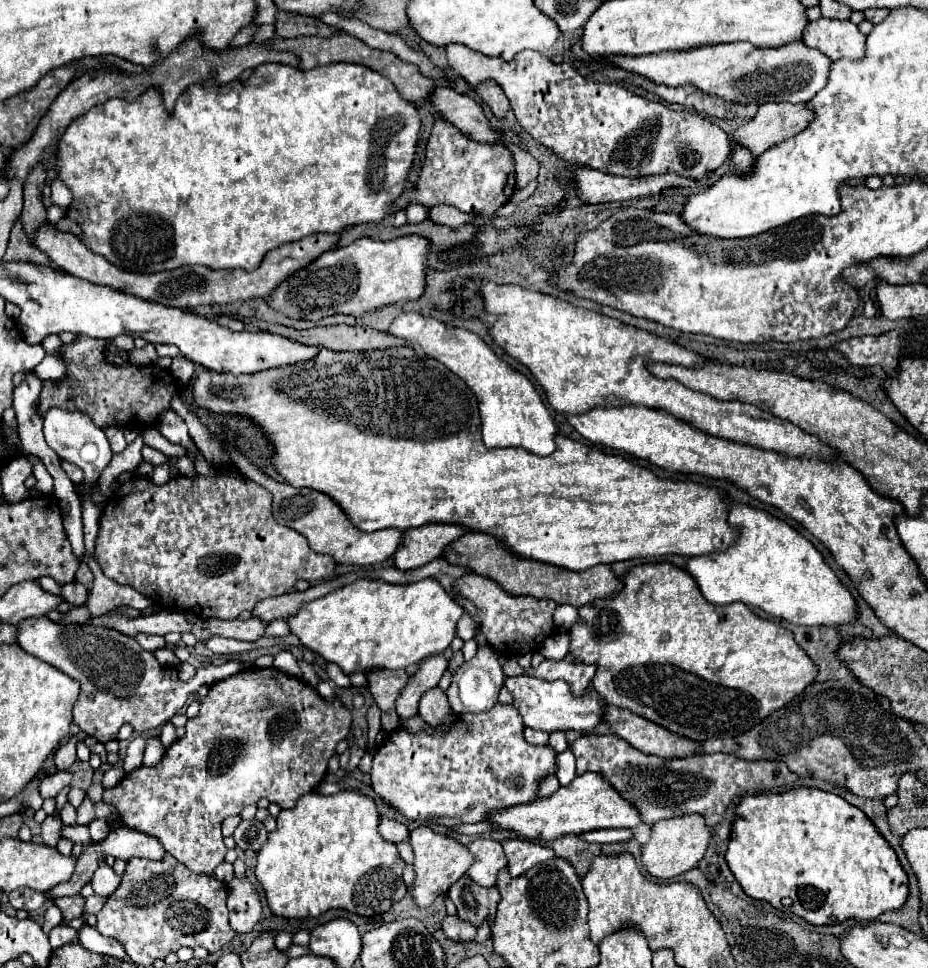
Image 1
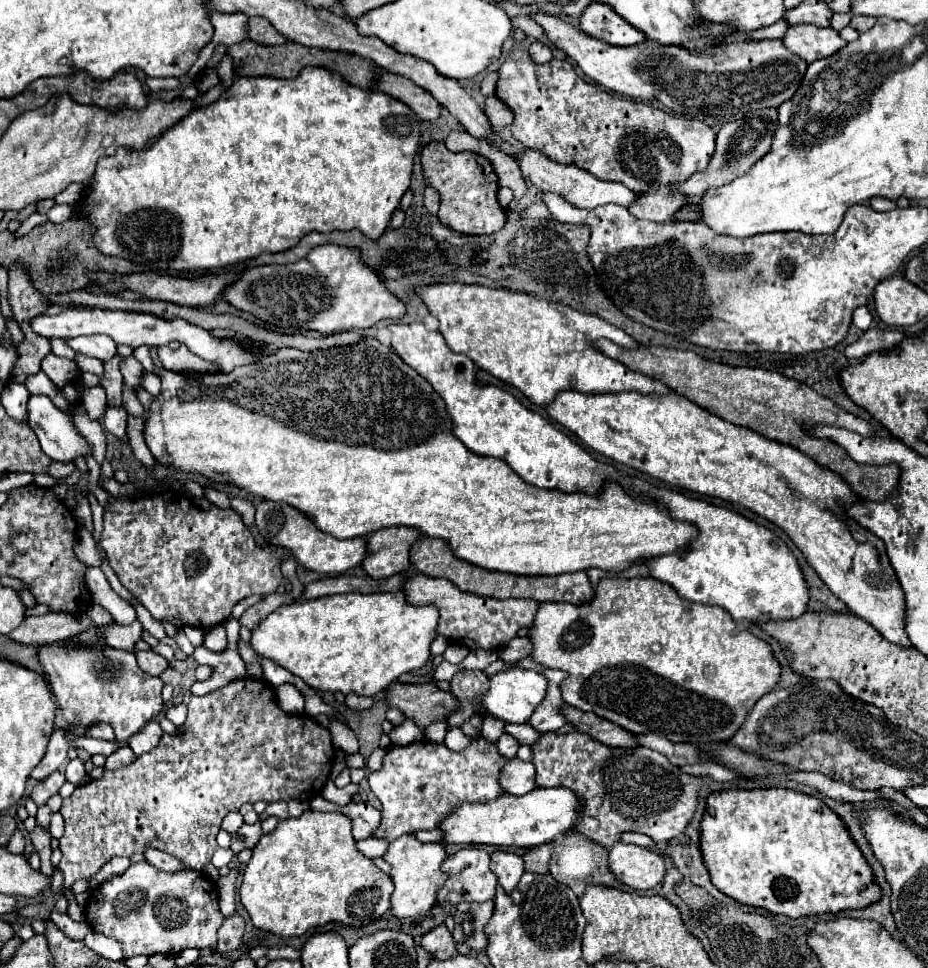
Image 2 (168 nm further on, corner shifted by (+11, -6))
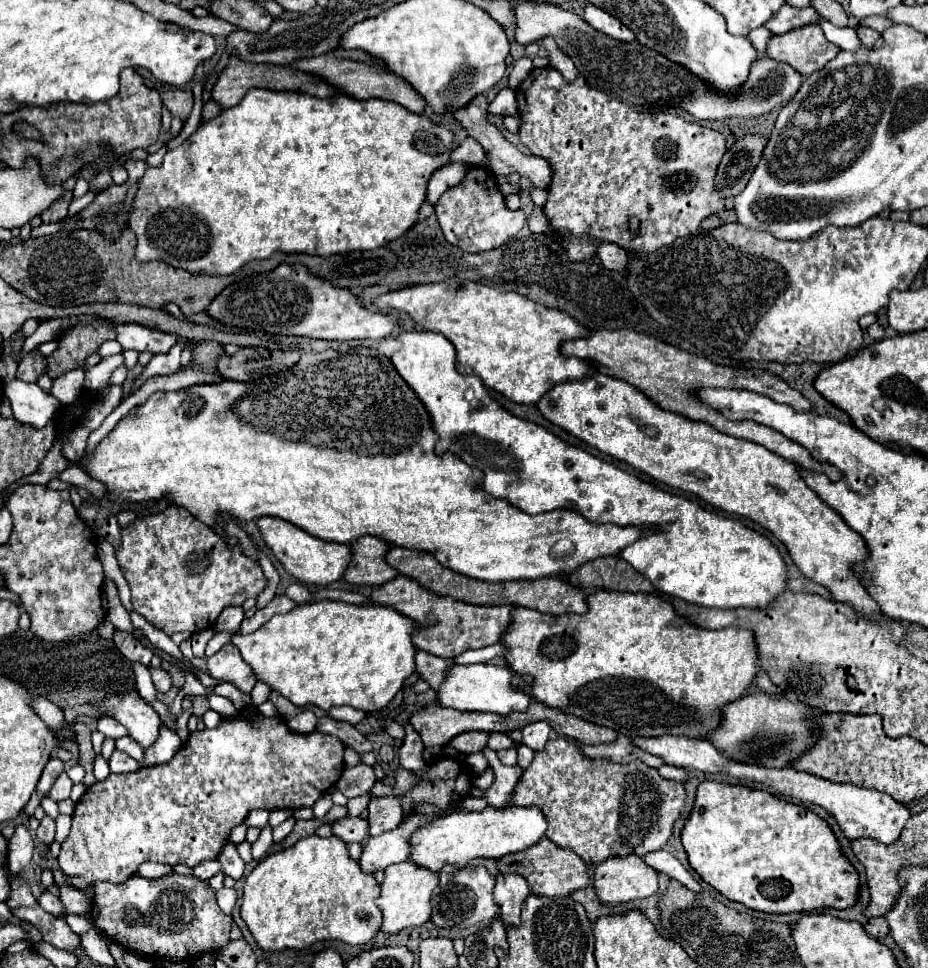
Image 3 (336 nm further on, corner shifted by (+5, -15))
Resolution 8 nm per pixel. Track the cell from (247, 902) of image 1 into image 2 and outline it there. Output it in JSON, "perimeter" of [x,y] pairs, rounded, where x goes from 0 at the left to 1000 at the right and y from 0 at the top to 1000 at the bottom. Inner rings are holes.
{"perimeter":[[[252,942],[250,946],[246,946],[237,961],[235,961],[235,977],[233,977],[233,983],[250,983],[259,977],[261,973],[261,965],[263,965],[263,948]]]}

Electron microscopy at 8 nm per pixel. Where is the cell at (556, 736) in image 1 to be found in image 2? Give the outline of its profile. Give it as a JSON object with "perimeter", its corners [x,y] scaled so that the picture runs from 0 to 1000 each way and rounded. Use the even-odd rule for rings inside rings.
{"perimeter":[[[545,748],[545,756],[552,758],[560,769],[569,771],[573,771],[575,767],[580,767],[580,762],[584,762],[584,756],[575,754],[571,748]]]}

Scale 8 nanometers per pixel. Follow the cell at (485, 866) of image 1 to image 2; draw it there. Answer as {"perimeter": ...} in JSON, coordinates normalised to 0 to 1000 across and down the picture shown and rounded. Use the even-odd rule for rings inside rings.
{"perimeter":[[[498,876],[478,888],[476,899],[483,903],[483,909],[472,921],[472,934],[491,936],[494,932],[524,932],[532,928],[534,903],[528,899],[528,882],[524,878]]]}

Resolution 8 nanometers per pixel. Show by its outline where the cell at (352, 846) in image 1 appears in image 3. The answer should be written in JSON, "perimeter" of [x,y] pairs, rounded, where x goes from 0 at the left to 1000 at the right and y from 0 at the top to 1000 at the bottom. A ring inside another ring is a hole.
{"perimeter":[[[334,863],[323,867],[319,873],[287,883],[274,900],[263,910],[263,927],[259,935],[259,947],[267,956],[272,968],[284,982],[302,982],[302,980],[328,980],[341,972],[371,972],[375,976],[392,976],[407,962],[412,954],[412,943],[405,937],[405,929],[409,927],[409,916],[403,904],[397,904],[388,898],[384,889],[377,887],[373,871],[362,863],[347,867],[343,863]]]}

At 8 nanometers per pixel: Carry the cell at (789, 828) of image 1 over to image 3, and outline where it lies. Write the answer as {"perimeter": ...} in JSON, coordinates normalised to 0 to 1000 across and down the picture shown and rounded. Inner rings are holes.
{"perimeter":[[[759,807],[735,854],[735,873],[744,896],[787,931],[825,943],[866,943],[886,937],[912,939],[925,927],[925,902],[907,883],[903,867],[888,846],[873,836],[802,811]]]}

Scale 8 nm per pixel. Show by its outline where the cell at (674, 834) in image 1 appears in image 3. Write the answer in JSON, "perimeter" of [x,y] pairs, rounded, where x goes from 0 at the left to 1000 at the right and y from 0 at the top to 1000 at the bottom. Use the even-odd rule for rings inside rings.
{"perimeter":[[[659,885],[640,898],[640,920],[651,935],[668,935],[709,920],[709,904],[690,885]]]}

